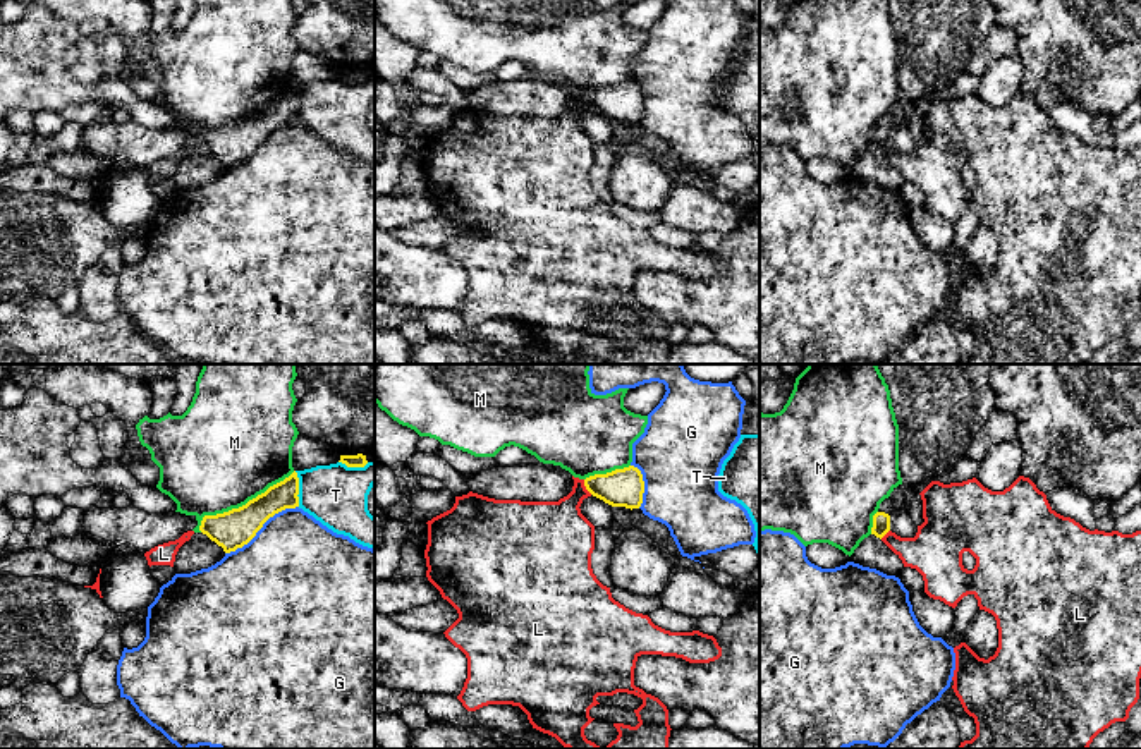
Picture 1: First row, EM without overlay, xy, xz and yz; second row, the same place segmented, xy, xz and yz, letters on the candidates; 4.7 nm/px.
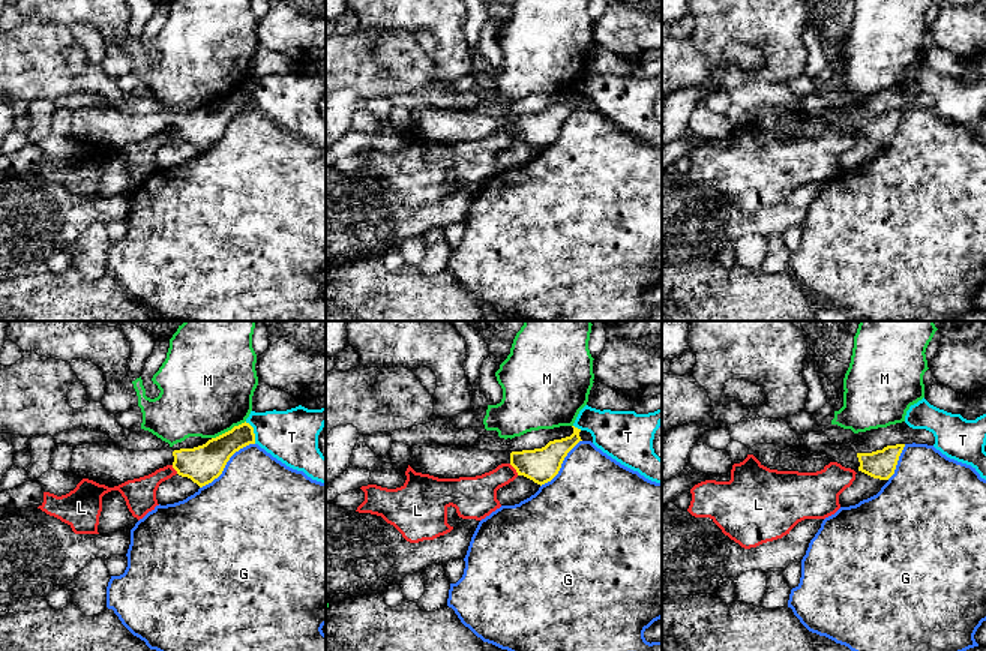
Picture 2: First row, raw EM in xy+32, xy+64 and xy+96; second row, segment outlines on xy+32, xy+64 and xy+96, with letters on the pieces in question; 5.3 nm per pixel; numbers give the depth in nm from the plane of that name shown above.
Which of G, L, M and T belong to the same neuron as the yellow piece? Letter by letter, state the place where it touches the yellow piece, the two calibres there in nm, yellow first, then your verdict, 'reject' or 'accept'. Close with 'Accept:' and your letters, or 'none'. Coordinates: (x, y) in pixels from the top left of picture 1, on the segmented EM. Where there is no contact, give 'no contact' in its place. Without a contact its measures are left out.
G: xy (262, 526) | 180/480 nm | reject
L: xz (585, 485) | 180/280 nm | reject
M: xy (243, 505) | 180/480 nm | reject
T: xy (298, 488) | 130/280 nm | reject
Accept: none

